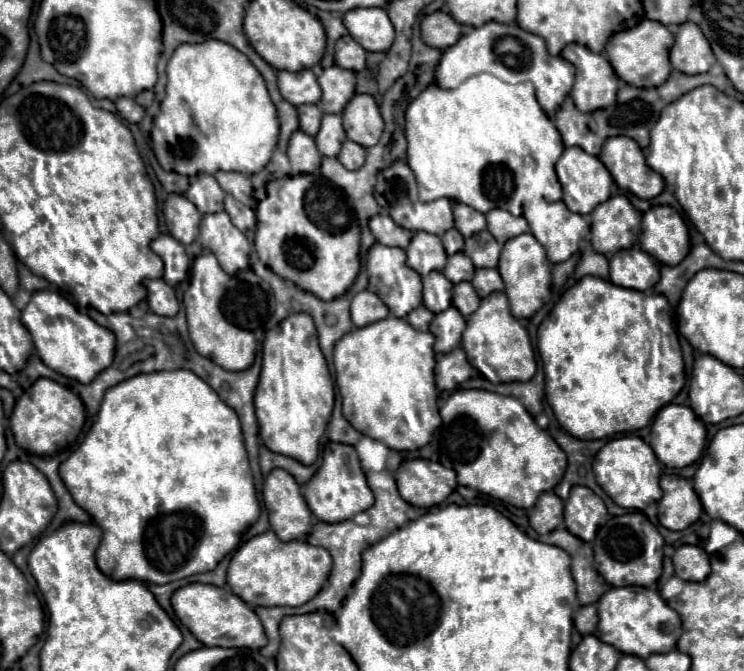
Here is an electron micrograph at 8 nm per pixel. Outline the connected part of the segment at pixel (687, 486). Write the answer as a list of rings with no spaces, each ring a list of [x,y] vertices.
[[[679,475],[661,477],[663,497],[659,501],[659,523],[671,531],[683,531],[695,523],[703,511],[691,481]]]

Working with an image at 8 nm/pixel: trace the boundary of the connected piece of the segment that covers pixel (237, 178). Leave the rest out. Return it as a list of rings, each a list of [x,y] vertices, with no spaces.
[[[217,171],[215,179],[225,193],[231,193],[243,205],[251,205],[253,187],[251,187],[251,179],[247,175],[235,173],[235,171]]]

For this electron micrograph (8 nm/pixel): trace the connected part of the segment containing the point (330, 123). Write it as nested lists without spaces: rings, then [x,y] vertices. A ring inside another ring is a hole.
[[[323,115],[321,129],[315,135],[315,143],[317,143],[317,149],[321,151],[321,155],[333,155],[335,157],[345,139],[347,139],[347,135],[343,131],[341,115]]]

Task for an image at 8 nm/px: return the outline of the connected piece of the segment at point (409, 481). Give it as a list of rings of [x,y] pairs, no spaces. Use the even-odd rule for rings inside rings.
[[[427,459],[405,461],[399,467],[395,479],[401,497],[415,507],[439,505],[458,486],[453,469]]]

